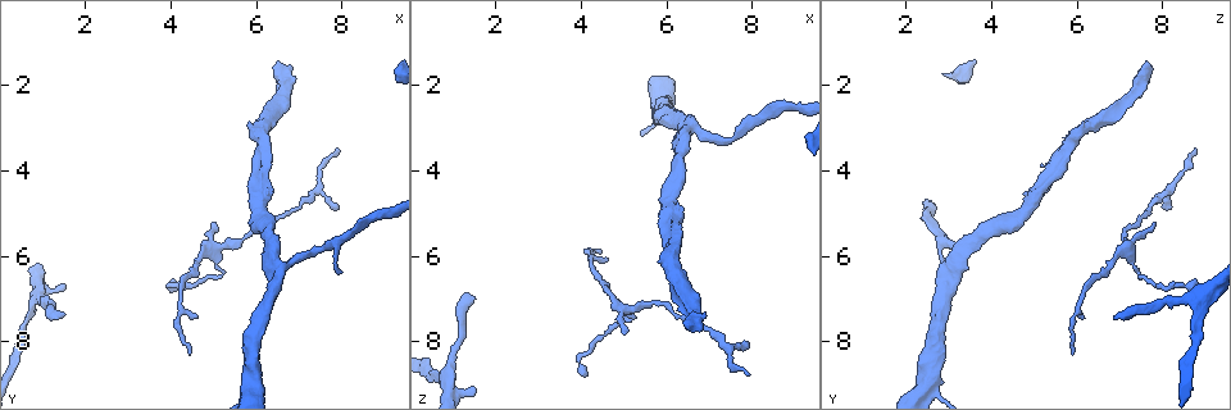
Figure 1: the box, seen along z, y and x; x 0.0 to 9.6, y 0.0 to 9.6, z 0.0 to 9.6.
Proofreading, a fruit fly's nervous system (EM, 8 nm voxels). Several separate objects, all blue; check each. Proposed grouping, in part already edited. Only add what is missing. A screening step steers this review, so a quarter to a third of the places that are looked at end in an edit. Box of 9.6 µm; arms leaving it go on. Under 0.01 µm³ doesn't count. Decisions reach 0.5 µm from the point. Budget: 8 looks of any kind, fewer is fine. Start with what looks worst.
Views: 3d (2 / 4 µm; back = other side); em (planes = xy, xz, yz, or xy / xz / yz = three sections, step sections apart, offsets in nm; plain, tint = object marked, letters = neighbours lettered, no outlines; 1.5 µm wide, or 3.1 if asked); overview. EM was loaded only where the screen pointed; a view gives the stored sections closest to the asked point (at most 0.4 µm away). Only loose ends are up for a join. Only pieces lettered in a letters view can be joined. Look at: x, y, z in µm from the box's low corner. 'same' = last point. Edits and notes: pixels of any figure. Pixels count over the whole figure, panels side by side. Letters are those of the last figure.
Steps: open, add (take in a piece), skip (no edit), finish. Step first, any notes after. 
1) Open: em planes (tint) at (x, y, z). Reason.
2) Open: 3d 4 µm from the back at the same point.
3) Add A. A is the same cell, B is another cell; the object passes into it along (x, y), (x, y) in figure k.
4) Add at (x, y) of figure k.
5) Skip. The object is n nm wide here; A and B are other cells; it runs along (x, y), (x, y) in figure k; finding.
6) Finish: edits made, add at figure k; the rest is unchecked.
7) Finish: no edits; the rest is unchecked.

Open: em xy step 4 (tint) at (5.00, 5.25, 7.75). Tapers out.

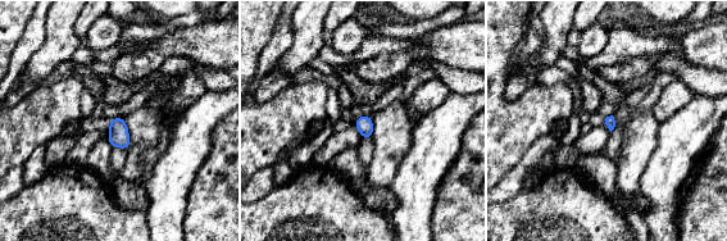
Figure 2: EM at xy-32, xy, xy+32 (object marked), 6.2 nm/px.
Open: em xy step 4 (letters) at the same point.

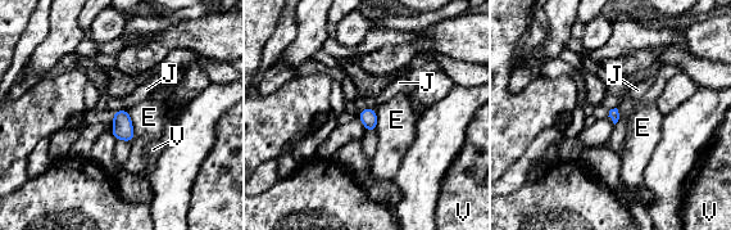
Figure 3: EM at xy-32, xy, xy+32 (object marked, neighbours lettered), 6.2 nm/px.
Skip. E, J and V are other cells; a border runs along (375, 108), (363, 108), (361, 111) in figure 3; none of them fits.

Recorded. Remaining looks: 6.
Open: em xy step 4 (tint) at (1.55, 6.70, 9.05). Thin end.

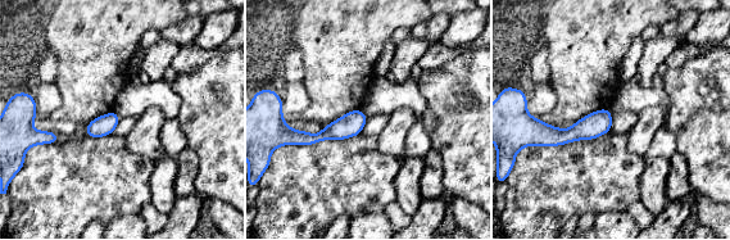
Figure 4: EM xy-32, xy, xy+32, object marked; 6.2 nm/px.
Open: em planes (letters) at the same point.

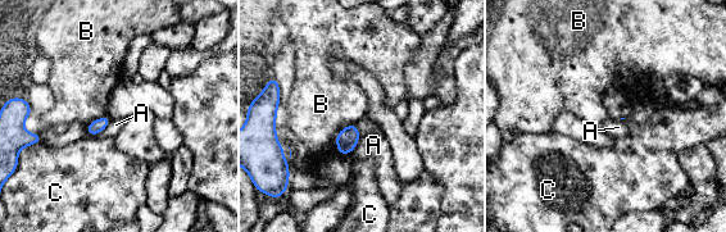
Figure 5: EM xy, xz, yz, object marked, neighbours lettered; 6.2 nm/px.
Skip. A, B and C are other cells; a border runs along (359, 137), (350, 153) in figure 5; none of them fits.

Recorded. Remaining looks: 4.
Open: 3d 2 µm at (4.45, 8.30, 5.90). Branch stops here.

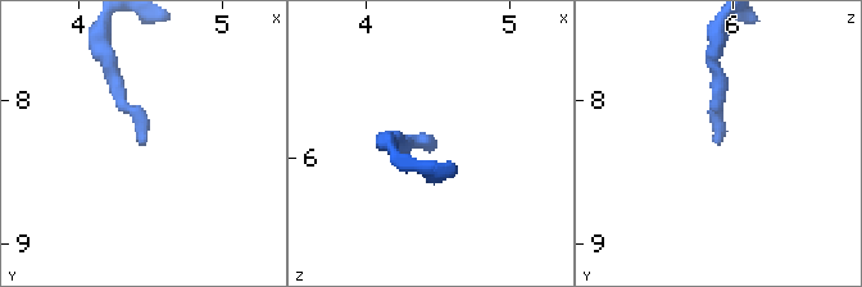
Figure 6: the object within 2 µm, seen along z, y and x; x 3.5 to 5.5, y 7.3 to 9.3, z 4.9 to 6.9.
Open: em yz step 4 (letters) at (4.46, 8.26, 5.94). Shape alone is not enough.

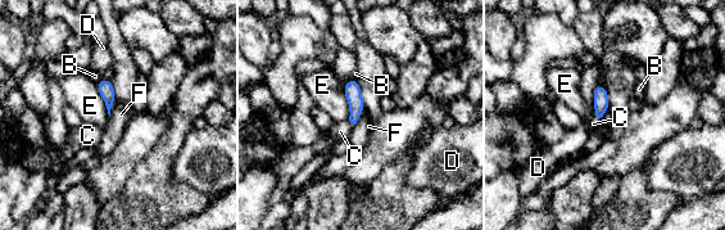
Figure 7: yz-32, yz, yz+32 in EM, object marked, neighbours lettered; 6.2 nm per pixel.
Add C. The object is 80 nm wide here; C is the same cell, B, D, E and F are other cells; the object passes into it along (352, 90), (352, 122), (340, 131) in figure 7; it goes on there.

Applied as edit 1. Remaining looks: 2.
Finish: edits made, add at figure 7; the rest is unchecked.

